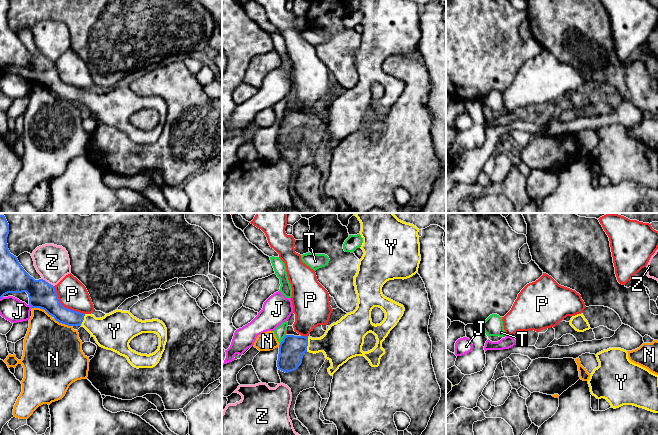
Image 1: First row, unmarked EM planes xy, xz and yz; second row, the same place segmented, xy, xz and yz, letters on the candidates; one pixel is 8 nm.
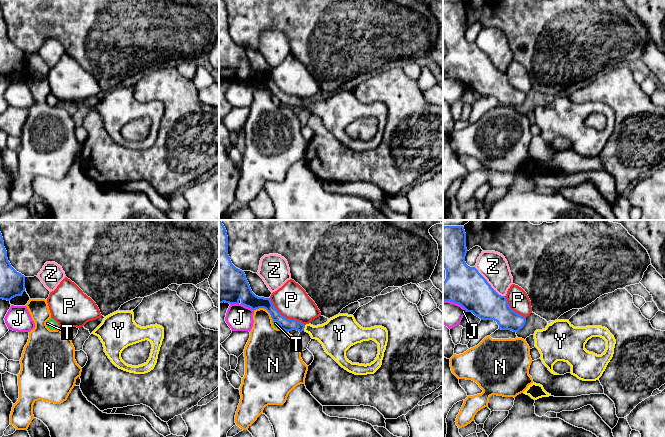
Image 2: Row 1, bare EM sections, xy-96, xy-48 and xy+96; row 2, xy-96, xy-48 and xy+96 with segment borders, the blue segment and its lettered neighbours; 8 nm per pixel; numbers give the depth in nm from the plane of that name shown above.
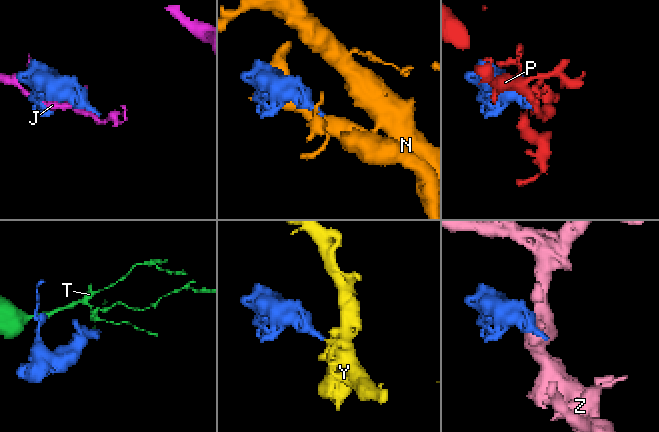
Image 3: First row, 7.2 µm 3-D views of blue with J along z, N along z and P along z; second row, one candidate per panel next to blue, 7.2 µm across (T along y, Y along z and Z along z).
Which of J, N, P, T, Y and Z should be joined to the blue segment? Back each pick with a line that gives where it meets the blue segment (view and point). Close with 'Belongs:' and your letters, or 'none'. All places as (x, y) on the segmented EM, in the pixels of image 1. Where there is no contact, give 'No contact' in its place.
Y: Touches blue at xz (307, 344)
Belongs: Y

